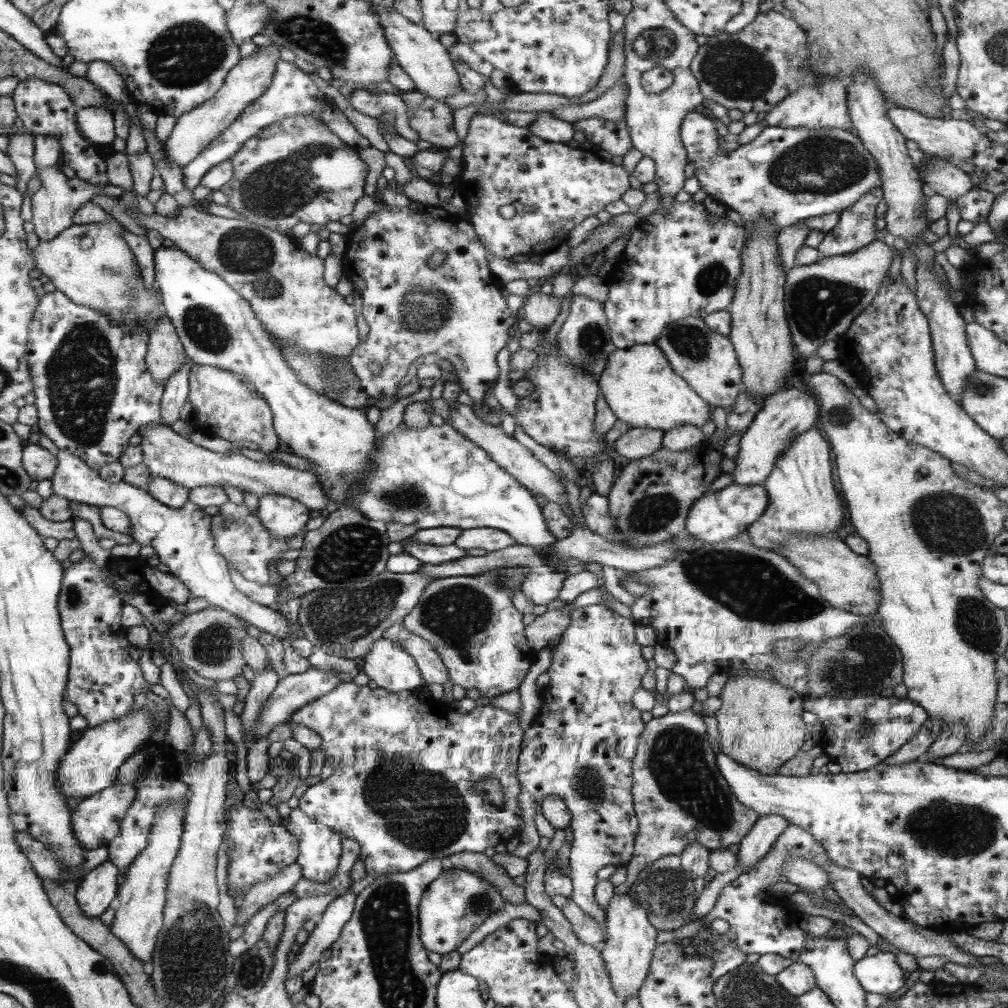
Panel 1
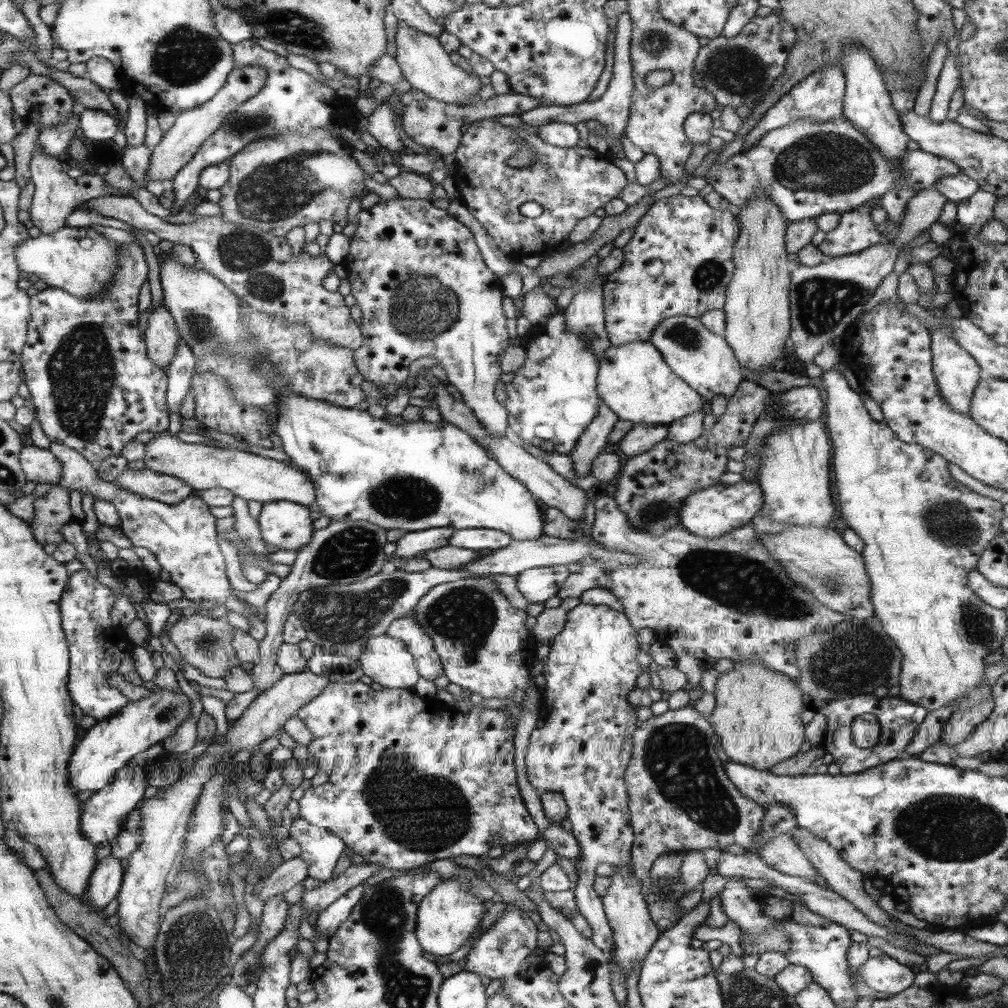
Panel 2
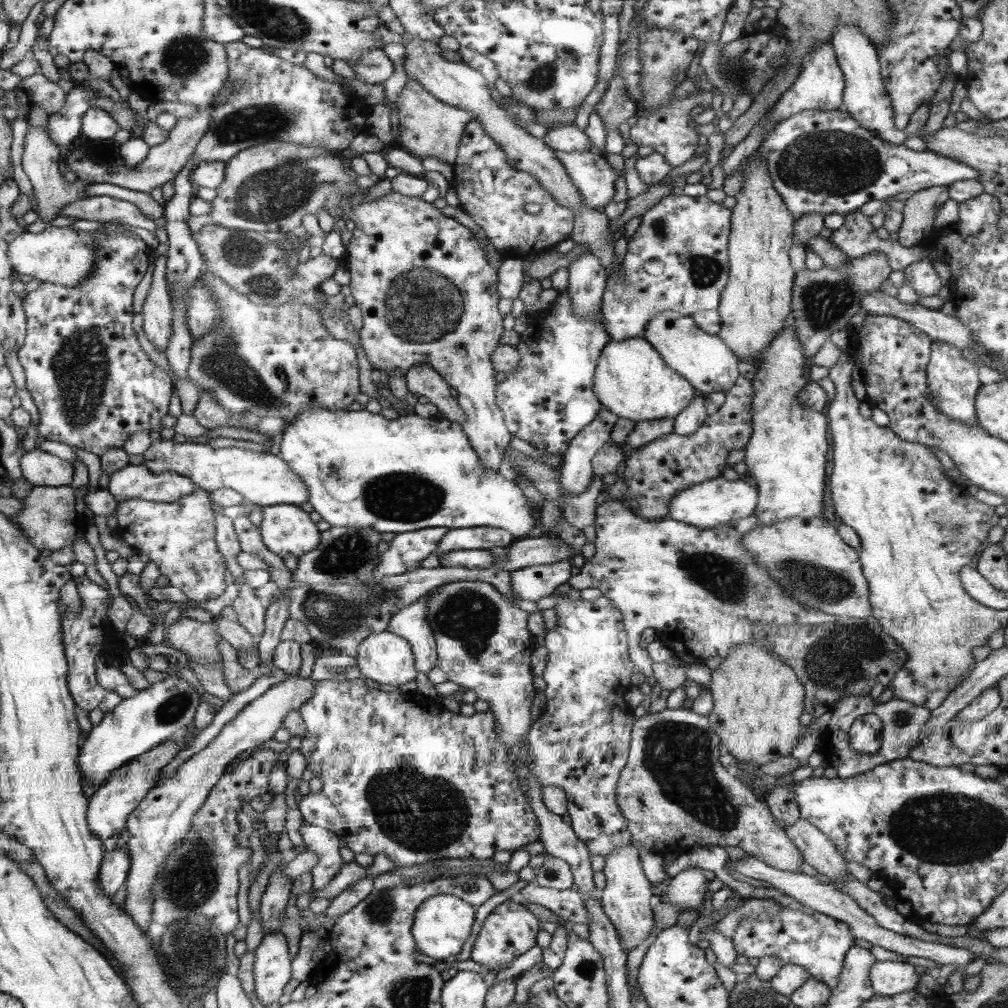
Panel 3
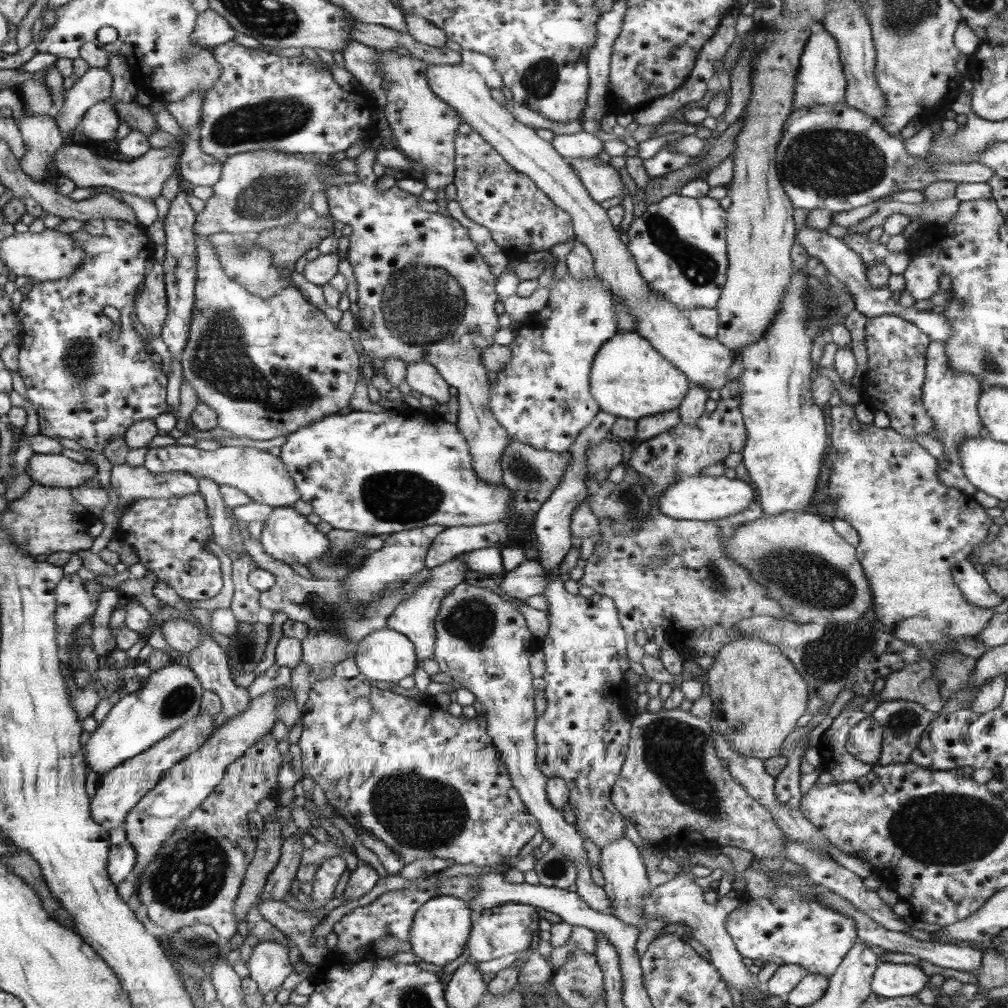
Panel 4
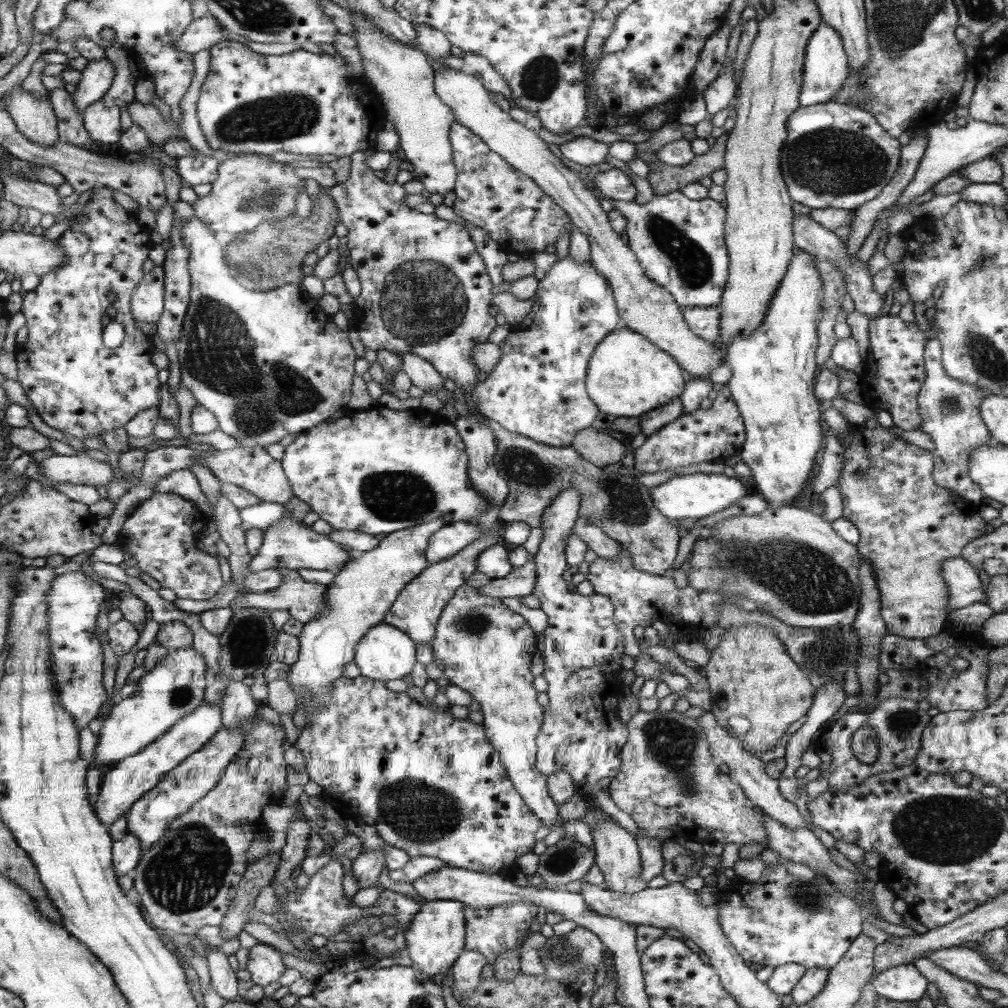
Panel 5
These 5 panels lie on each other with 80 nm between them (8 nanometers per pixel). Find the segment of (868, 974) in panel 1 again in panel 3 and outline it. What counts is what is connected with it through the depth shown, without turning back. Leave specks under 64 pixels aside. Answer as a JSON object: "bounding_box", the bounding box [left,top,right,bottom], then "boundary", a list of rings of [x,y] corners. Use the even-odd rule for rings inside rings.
{"bounding_box":[870,962,921,996],"boundary":[[[876,962],[870,968],[870,986],[876,995],[894,996],[914,990],[920,981],[921,970],[905,962]]]}

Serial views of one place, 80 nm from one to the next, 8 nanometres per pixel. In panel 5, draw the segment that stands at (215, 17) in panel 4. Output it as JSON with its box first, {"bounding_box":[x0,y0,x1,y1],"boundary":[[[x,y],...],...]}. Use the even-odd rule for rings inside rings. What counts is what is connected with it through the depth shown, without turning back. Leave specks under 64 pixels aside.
{"bounding_box":[177,13,228,54],"boundary":[[[208,13],[203,18],[194,20],[194,23],[186,28],[185,34],[177,40],[178,50],[196,54],[218,44],[226,34],[228,32],[222,28],[222,24]]]}

